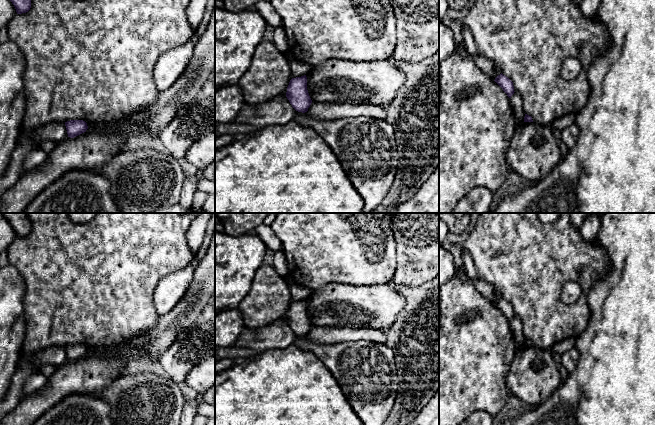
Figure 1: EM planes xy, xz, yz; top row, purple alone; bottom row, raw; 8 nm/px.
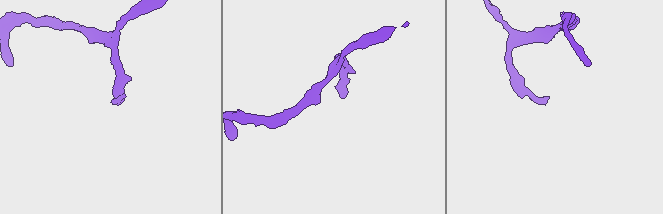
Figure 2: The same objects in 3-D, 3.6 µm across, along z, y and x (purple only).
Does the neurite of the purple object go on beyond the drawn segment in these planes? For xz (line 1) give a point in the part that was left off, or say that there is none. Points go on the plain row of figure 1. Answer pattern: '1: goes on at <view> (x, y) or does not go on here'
1: goes on at xz (338, 305)

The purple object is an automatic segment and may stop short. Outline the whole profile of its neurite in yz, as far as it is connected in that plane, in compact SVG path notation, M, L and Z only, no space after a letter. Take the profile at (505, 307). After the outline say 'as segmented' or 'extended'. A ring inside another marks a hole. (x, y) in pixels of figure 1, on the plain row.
M502 297L498 299L494 305L503 313L507 320L511 322L515 316L513 306Z | as segmented

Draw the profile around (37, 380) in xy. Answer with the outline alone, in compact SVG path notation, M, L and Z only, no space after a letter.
M39 371L34 372L25 382L23 387L23 394L27 396L38 391L45 386L47 380L48 377L46 377L43 373Z

